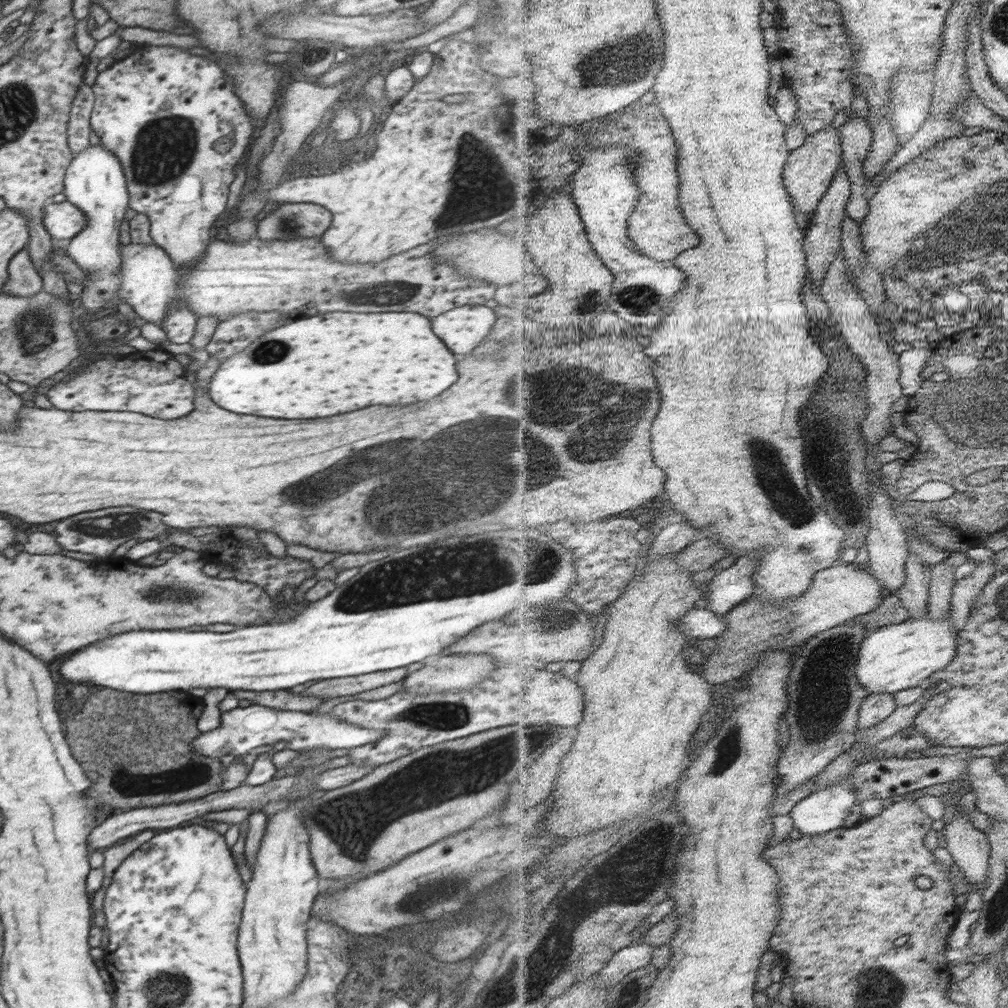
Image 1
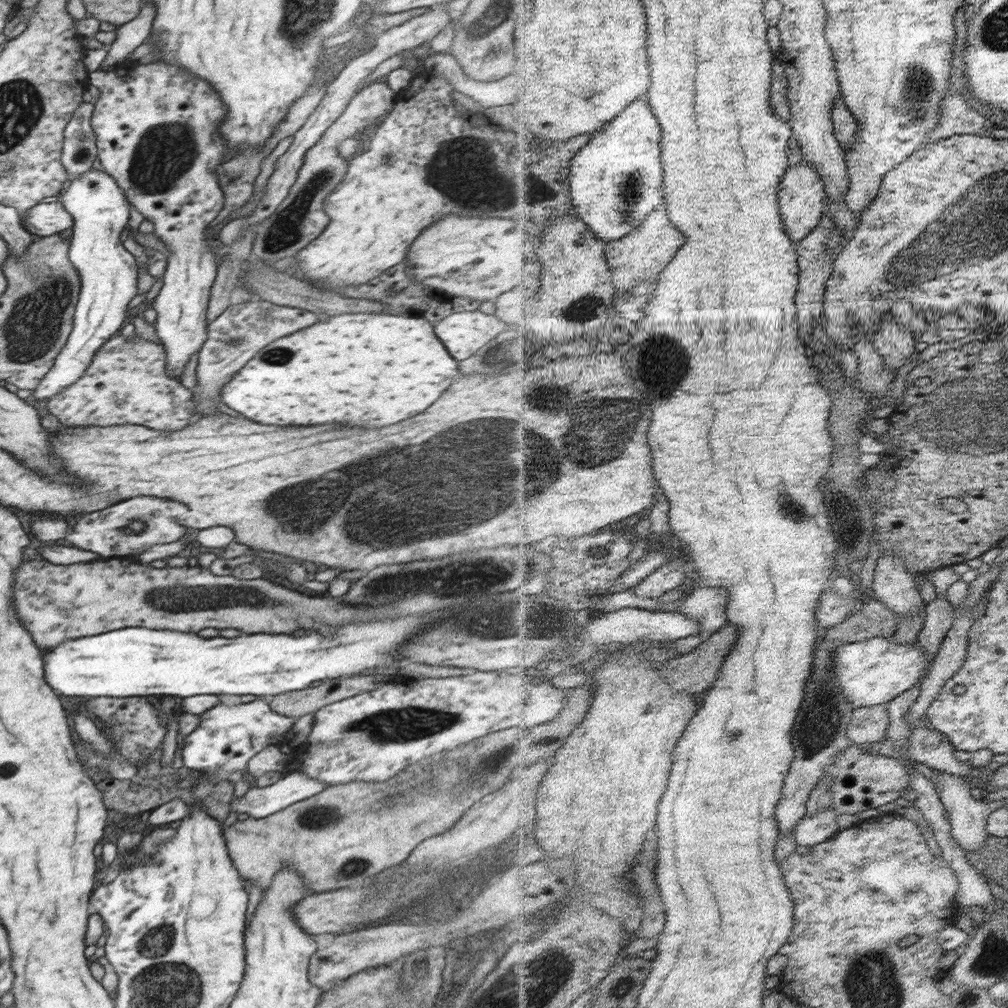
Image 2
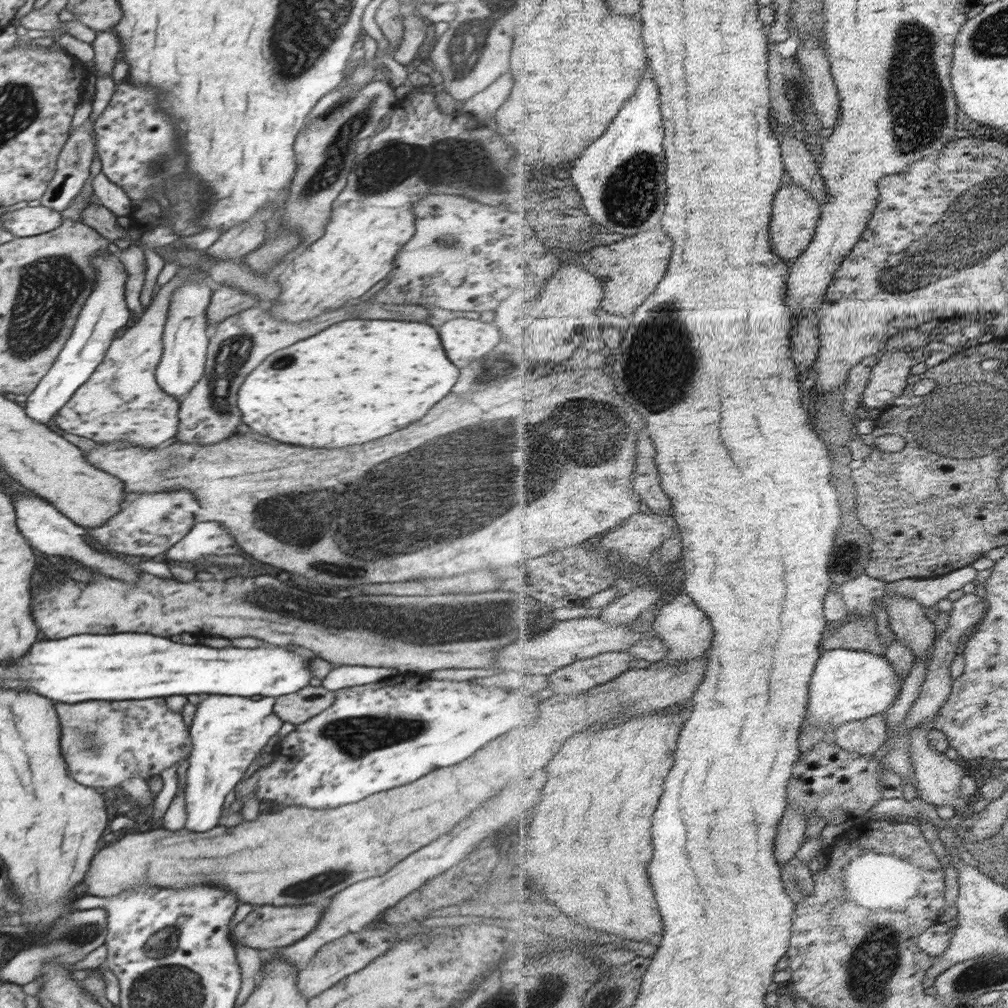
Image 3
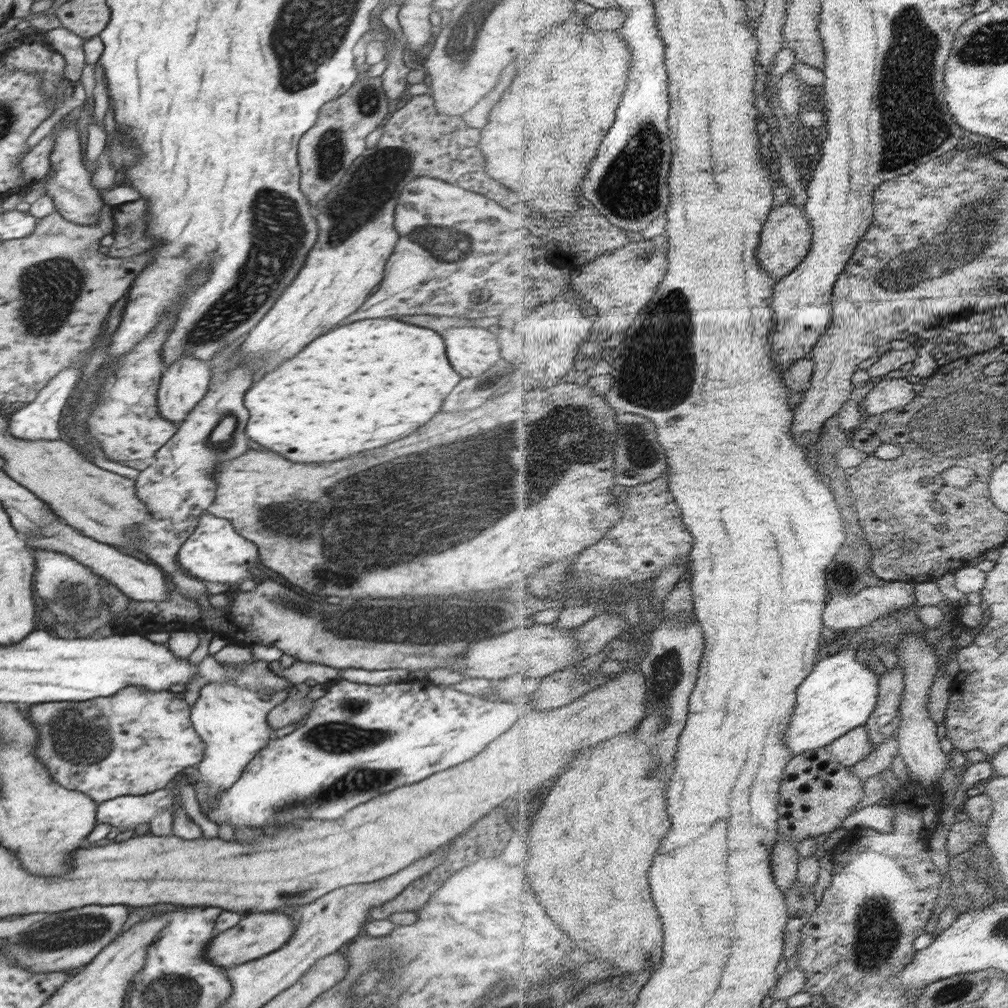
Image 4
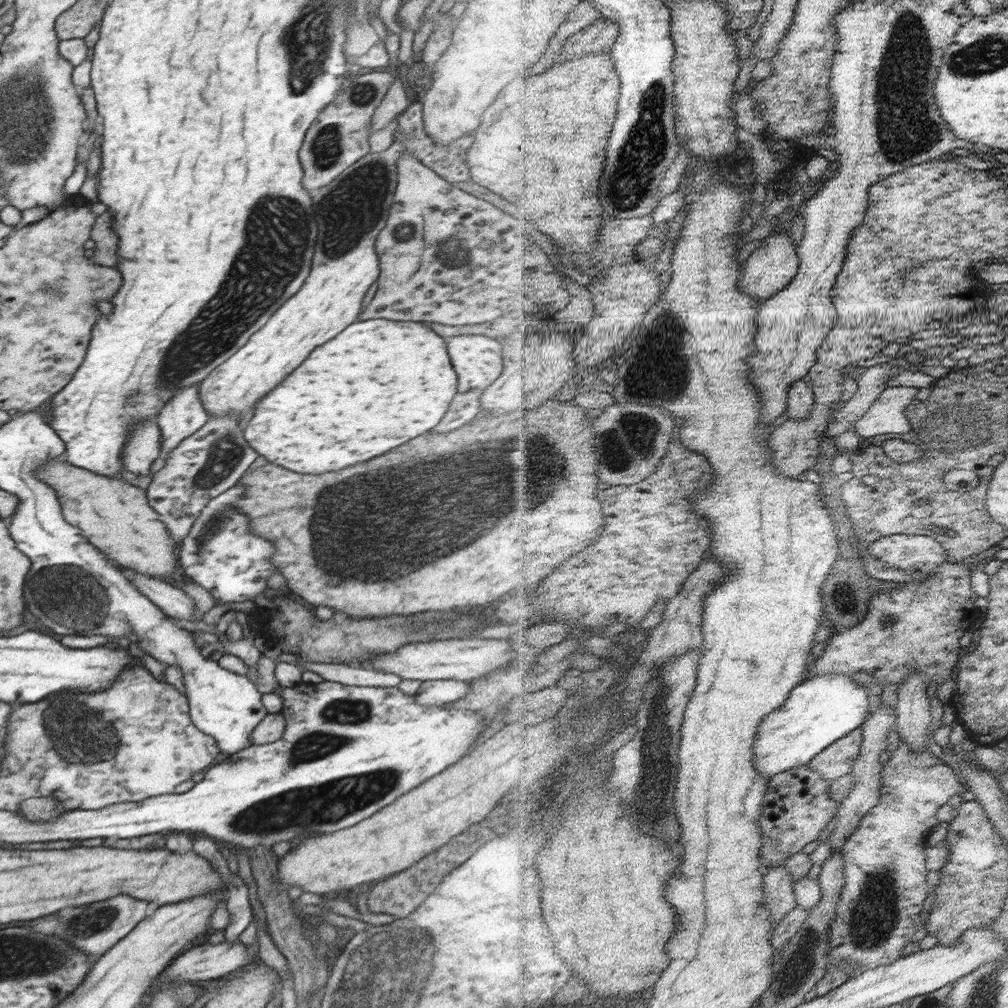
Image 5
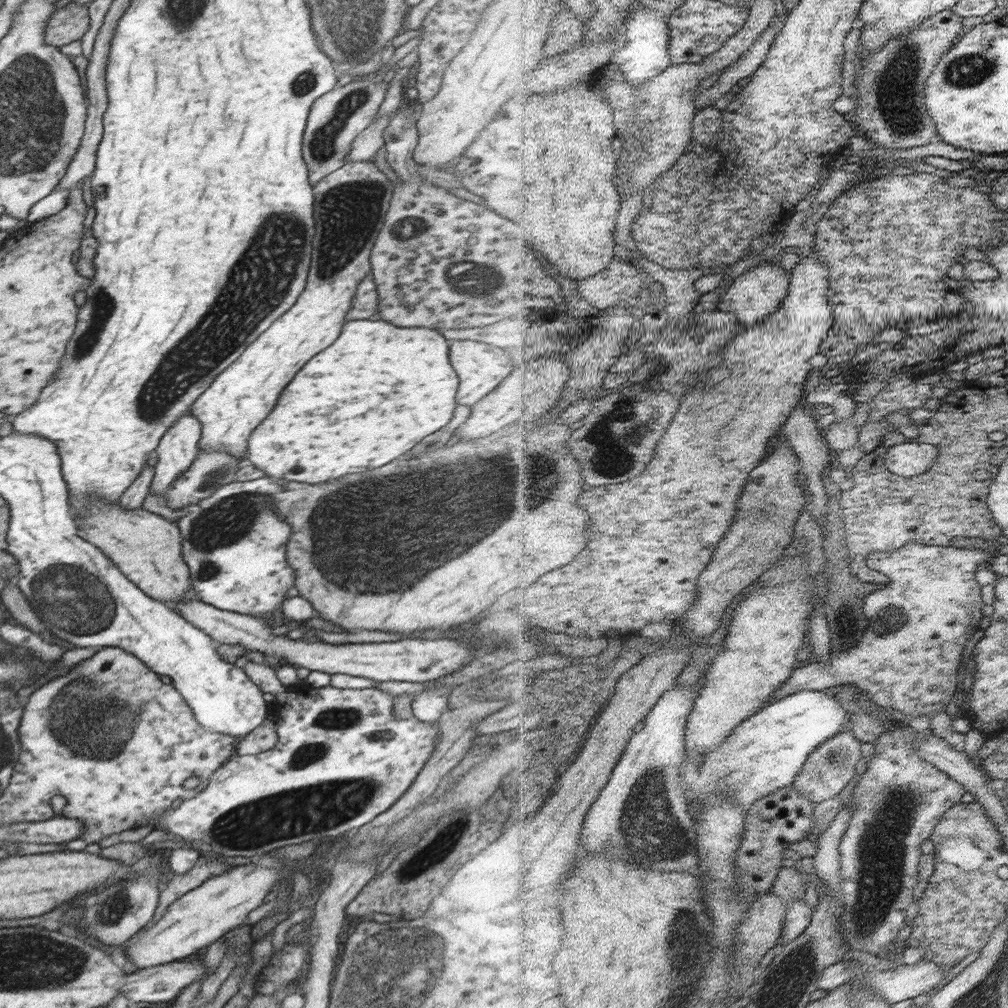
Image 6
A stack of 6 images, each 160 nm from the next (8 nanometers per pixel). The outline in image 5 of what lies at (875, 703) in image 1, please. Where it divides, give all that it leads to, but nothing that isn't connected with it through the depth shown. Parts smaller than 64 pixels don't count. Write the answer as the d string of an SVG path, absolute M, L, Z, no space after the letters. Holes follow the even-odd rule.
M858 728L853 734L838 740L832 747L827 748L811 763L812 769L824 775L826 781L834 781L847 776L855 770L861 757L865 742L865 730Z

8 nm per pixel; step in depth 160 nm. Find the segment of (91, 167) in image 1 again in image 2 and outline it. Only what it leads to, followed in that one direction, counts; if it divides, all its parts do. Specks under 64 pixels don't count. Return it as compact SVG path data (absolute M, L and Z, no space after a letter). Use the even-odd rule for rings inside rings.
M91 168L88 172L71 180L64 187L61 202L74 218L74 226L71 228L72 239L70 240L70 249L68 249L68 258L80 275L80 293L75 306L73 327L68 340L62 347L62 352L56 356L52 368L50 368L44 375L44 378L38 383L38 386L33 390L33 395L38 400L49 400L55 394L61 394L65 388L74 384L87 371L88 365L94 359L99 348L122 328L122 324L126 320L128 304L137 295L138 291L137 261L120 241L120 234L122 234L126 225L130 224L130 204L127 202L127 198L121 188L116 184L116 181L104 171Z

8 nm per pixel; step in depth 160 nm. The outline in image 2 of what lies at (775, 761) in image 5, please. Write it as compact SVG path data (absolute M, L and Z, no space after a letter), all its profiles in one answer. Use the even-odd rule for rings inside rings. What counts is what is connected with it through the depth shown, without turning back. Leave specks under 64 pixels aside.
M877 636L840 645L835 654L835 666L832 667L837 674L837 684L846 691L848 699L854 703L854 709L860 709L892 703L922 682L933 662L934 658L927 656L921 642L904 644L897 642L895 637Z

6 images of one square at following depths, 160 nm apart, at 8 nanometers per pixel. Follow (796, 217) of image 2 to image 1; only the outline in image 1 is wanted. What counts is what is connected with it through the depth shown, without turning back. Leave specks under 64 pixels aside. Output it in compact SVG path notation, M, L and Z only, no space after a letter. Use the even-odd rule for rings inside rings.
M829 126L822 132L808 136L805 143L791 154L785 168L785 179L791 192L795 208L813 217L819 210L819 204L828 194L838 171L845 165L844 149L841 141L841 127Z

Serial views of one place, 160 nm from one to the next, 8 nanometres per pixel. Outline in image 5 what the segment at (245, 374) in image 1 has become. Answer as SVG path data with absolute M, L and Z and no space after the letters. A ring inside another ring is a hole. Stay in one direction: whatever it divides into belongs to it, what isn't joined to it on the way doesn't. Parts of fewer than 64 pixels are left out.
M384 319L358 321L350 324L334 340L330 340L330 342L322 344L320 348L316 348L308 356L308 360L304 360L304 364L284 380L284 384L276 386L276 390L272 390L272 392L268 392L268 398L264 398L262 404L256 404L254 418L250 420L248 428L244 430L244 438L268 462L284 466L292 472L300 472L300 474L334 472L334 470L342 470L342 468L372 460L372 458L376 458L376 456L380 456L380 454L384 454L384 452L388 452L388 450L392 450L400 444L406 444L408 440L432 430L442 420L442 416L446 414L454 394L456 394L456 372L450 364L450 358L448 358L448 352L446 352L446 342L436 332L432 332L428 326L424 326L420 322L392 322L392 320Z

